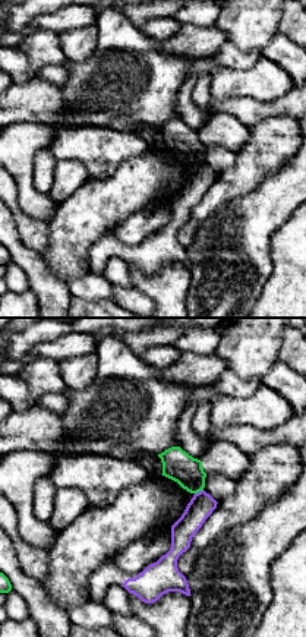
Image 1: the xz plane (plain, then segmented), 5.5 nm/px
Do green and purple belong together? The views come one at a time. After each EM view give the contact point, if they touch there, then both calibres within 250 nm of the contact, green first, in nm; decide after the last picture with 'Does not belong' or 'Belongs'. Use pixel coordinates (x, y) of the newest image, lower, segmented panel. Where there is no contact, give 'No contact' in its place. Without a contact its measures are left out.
Touches green at (198, 491). Thickness 170 nm (green) against 140 nm

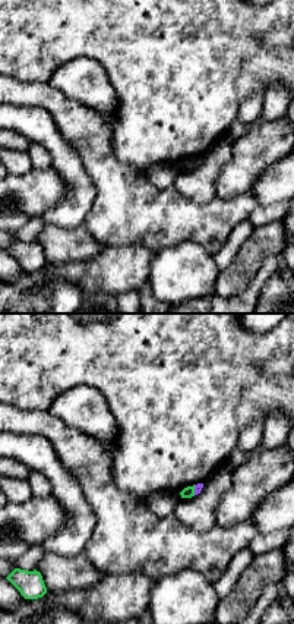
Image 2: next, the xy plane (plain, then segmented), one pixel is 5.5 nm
Touches green at (193, 491). Thickness 60 nm (green) against 50 nm

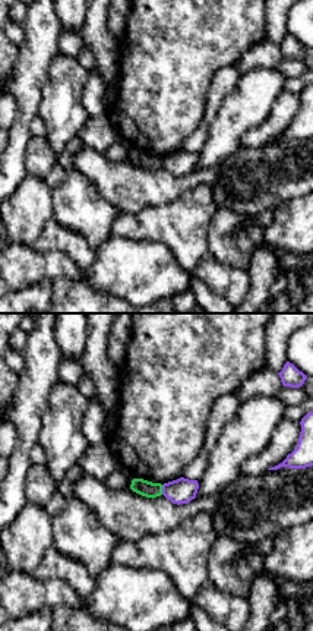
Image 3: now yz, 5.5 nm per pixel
Touches green at (161, 489). Thickness 90 nm (green) against 140 nm

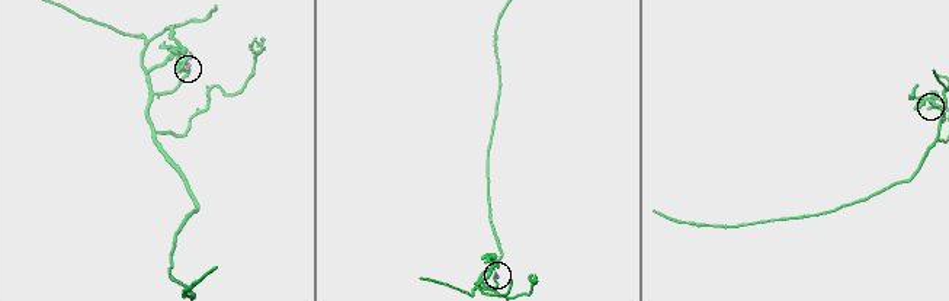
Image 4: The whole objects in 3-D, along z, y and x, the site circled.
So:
Does not belong

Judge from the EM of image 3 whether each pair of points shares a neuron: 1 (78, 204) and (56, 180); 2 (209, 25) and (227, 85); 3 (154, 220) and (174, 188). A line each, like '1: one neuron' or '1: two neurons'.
1: two neurons
2: two neurons
3: two neurons

